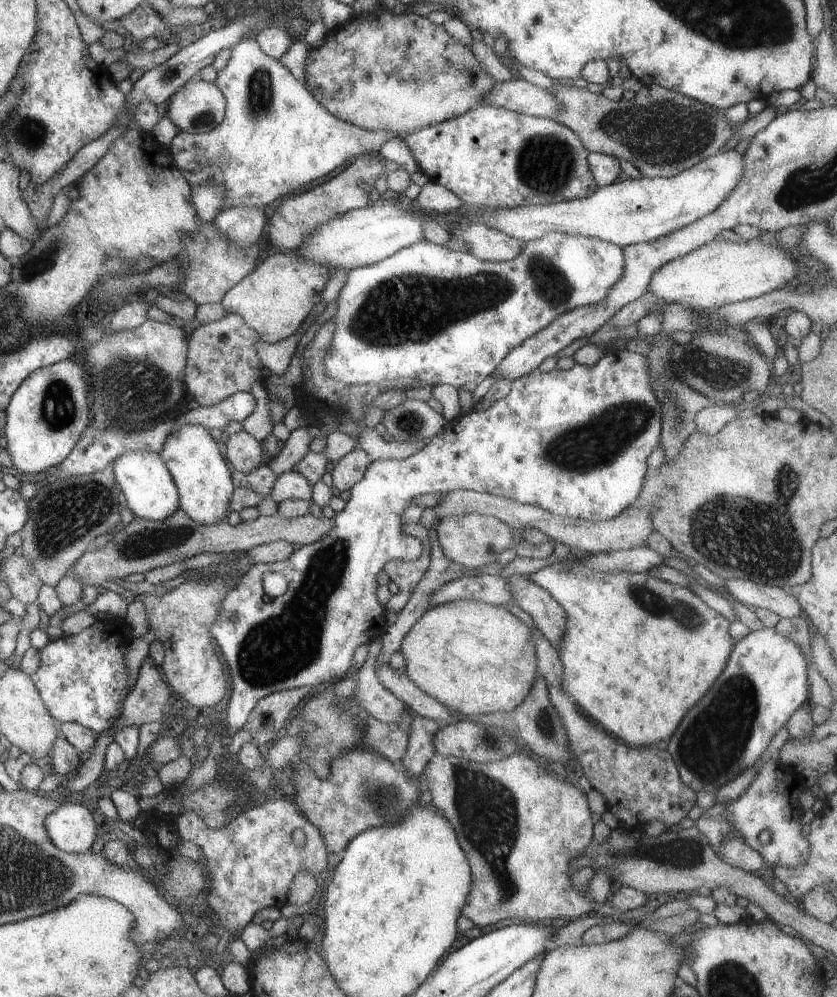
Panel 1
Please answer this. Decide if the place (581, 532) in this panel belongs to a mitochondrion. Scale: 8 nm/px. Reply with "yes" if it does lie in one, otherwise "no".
no

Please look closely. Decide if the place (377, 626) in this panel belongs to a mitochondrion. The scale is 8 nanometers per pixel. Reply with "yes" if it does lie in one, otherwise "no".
no

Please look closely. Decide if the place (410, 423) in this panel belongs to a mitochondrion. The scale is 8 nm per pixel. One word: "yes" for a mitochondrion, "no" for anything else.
yes

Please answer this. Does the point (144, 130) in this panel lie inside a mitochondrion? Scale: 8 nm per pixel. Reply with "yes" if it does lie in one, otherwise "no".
no

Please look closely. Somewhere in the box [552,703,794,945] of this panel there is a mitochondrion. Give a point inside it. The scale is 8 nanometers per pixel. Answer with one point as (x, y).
(677, 853)

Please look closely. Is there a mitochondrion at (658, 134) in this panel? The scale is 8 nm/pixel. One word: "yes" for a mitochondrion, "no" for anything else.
yes

